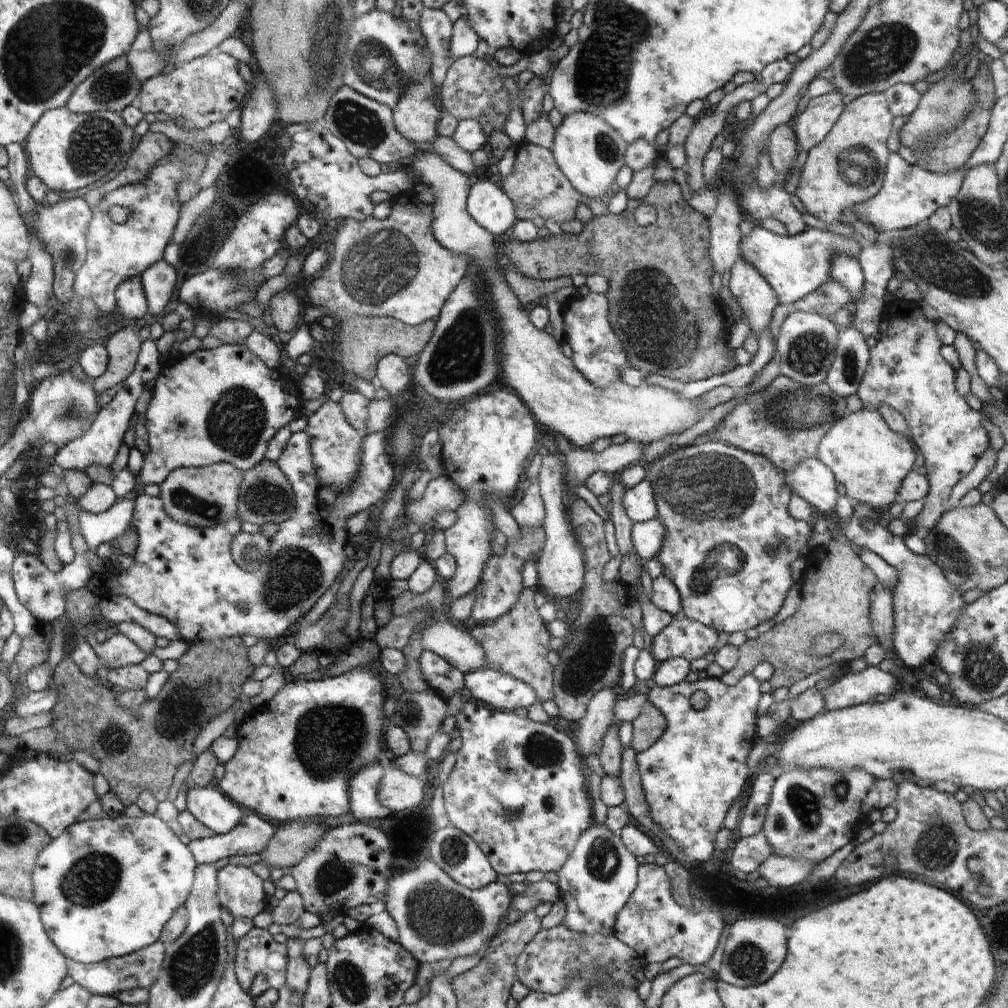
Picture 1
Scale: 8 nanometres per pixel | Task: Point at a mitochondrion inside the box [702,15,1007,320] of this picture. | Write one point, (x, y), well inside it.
(928, 256)

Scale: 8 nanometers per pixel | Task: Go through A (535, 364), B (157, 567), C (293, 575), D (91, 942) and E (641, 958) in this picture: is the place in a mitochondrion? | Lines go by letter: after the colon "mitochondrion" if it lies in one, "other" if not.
A: other
B: other
C: mitochondrion
D: other
E: other

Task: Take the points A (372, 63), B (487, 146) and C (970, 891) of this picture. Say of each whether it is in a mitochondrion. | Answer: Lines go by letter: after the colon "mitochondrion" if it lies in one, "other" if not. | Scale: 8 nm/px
A: mitochondrion
B: other
C: other

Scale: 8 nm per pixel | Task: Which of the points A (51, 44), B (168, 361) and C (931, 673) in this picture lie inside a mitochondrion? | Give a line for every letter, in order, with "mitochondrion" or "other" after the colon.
A: mitochondrion
B: other
C: other

